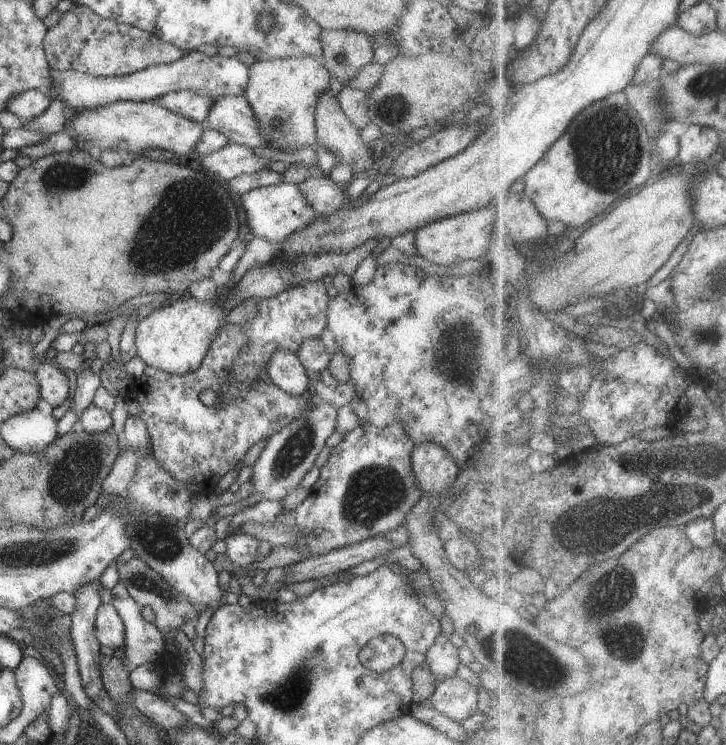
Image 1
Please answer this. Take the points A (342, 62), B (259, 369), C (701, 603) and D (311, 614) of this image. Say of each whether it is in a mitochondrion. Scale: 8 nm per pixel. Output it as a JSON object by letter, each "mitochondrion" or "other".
{"A":"mitochondrion","B":"other","C":"other","D":"other"}

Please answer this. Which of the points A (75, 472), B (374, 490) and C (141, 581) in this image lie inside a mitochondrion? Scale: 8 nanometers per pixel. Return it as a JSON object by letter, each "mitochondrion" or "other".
{"A":"mitochondrion","B":"mitochondrion","C":"mitochondrion"}

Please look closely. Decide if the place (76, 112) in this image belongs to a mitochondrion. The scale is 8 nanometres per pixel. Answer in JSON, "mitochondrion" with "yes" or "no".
{"mitochondrion":"no"}

